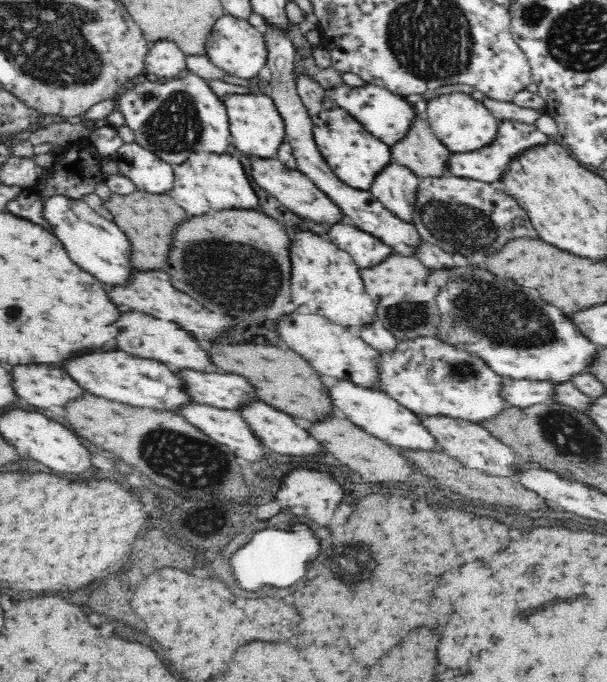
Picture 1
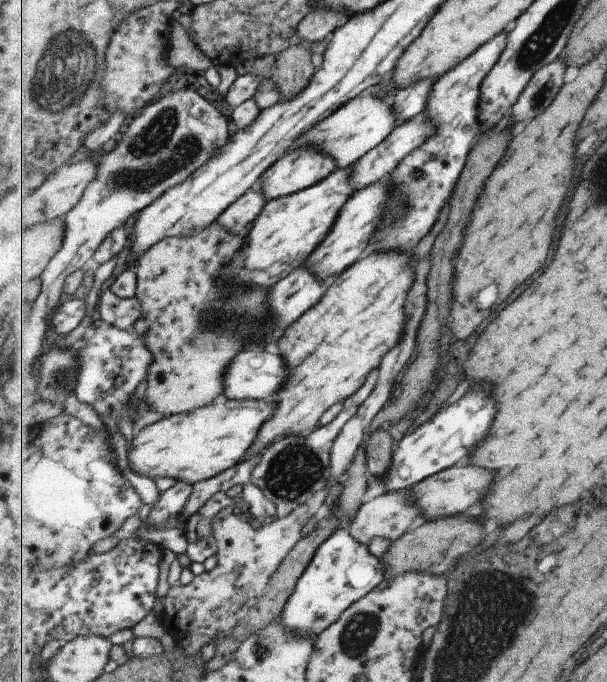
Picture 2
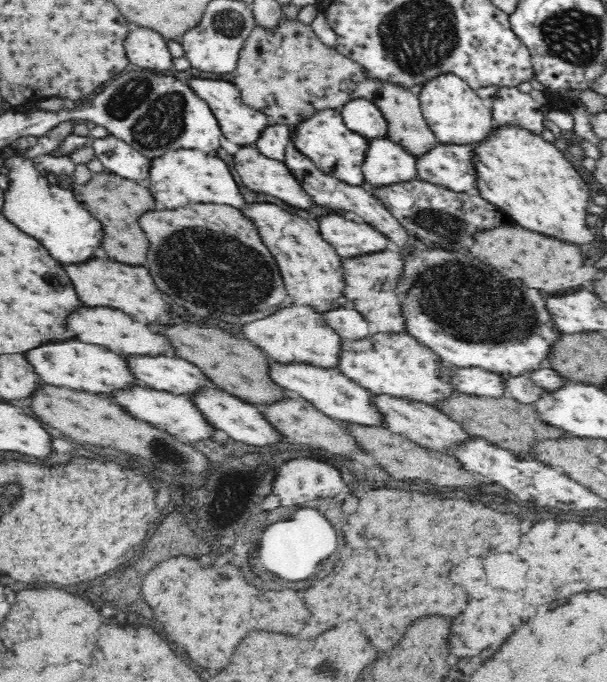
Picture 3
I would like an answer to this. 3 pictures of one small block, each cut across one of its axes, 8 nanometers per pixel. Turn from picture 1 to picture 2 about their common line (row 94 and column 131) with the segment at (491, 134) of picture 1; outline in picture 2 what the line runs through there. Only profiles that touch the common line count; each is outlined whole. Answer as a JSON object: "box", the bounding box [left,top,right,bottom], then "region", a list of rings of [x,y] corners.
{"box":[127,398,276,485],"region":[[[222,398],[191,412],[163,417],[156,423],[151,423],[134,433],[132,447],[127,453],[129,467],[135,473],[149,478],[167,476],[167,478],[172,477],[177,481],[189,481],[193,485],[212,479],[242,462],[246,452],[257,438],[260,428],[275,411],[276,403],[274,400],[254,401],[245,399],[232,401]]]}

